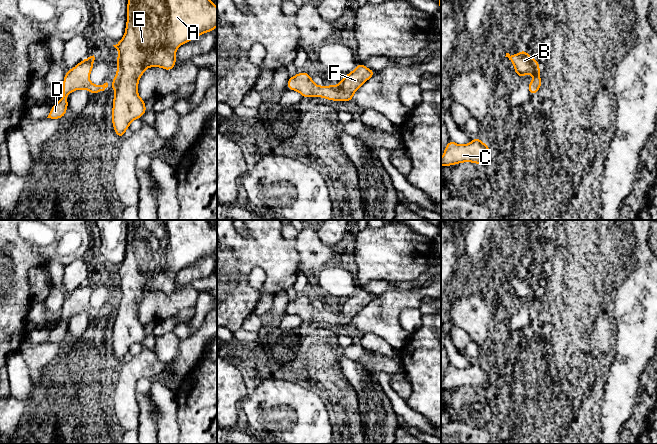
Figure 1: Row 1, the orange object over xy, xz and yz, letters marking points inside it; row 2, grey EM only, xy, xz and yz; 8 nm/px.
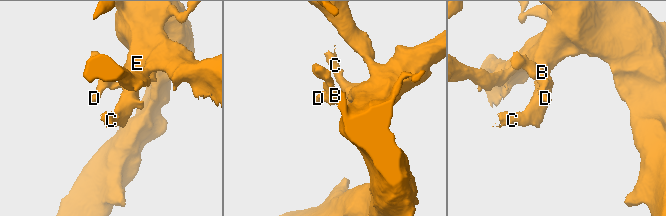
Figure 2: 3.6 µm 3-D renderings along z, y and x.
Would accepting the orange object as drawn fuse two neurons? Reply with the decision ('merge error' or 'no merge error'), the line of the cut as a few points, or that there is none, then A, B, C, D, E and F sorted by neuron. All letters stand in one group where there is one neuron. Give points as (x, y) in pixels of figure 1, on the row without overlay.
no merge error | no cut | A B C D E F

